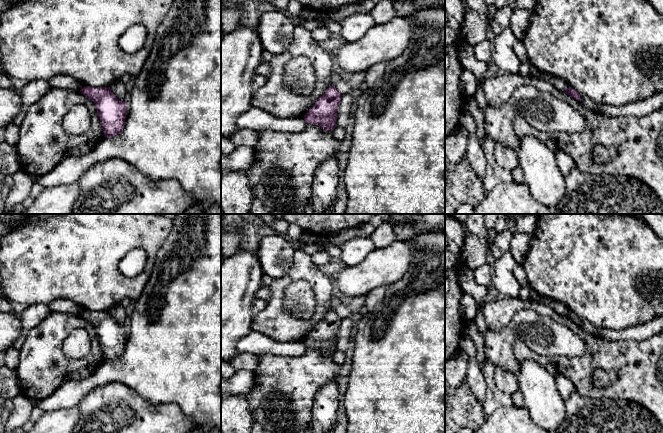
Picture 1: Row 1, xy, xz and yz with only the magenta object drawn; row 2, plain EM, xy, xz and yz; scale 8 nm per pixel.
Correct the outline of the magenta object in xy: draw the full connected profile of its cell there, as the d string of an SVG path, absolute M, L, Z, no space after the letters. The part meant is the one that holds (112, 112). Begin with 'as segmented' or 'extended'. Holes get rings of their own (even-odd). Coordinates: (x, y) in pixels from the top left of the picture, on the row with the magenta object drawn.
as segmented; M84 86L80 92L94 102L104 137L120 134L124 128L128 103L119 100L109 87Z

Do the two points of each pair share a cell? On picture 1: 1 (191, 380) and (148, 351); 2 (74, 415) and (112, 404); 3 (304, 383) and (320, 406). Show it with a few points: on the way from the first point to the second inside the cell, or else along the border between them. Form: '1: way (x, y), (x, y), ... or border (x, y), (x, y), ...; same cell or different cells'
1: way (180, 369), (162, 351), (159, 351); same cell
2: border (78, 405), (80, 409), (79, 422); different cells
3: border (331, 380), (317, 391), (310, 420); different cells

